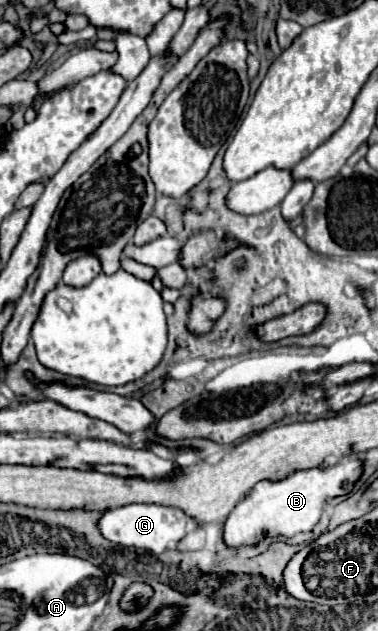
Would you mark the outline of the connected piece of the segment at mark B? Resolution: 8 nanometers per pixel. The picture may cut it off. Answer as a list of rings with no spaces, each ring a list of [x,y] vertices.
[[[353,459],[347,465],[329,465],[325,469],[309,469],[297,471],[291,477],[271,483],[259,481],[251,493],[231,511],[225,523],[225,543],[227,545],[241,545],[241,543],[255,543],[263,535],[269,537],[291,537],[299,531],[311,531],[319,519],[327,497],[337,497],[345,491],[345,481],[355,483],[361,475],[361,461]]]

